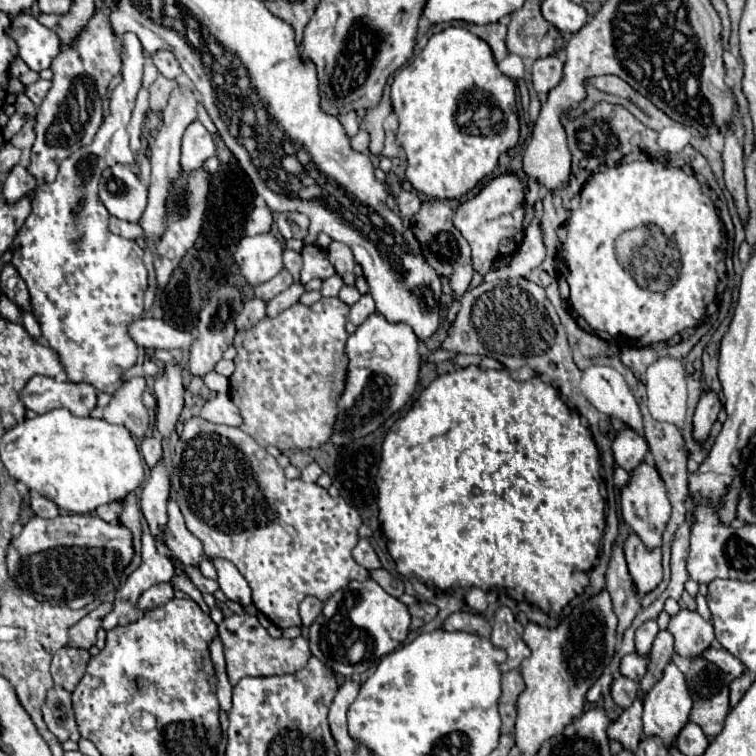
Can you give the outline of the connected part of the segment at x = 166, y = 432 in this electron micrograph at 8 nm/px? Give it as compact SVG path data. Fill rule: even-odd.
M167 365L165 371L155 379L157 399L157 431L161 437L171 437L183 409L185 387L181 379L181 365Z

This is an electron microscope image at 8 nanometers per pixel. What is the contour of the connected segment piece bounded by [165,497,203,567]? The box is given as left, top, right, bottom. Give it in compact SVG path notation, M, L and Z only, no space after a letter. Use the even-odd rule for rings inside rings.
M169 499L167 505L167 513L169 513L169 521L167 521L167 547L171 549L171 553L175 555L175 559L179 559L183 565L189 567L197 567L201 557L203 557L203 545L201 541L189 533L189 529L185 527L183 515L175 503L175 499Z

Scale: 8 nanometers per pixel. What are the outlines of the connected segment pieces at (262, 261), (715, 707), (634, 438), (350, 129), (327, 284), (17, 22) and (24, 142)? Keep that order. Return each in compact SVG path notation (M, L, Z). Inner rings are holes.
M271 235L243 237L237 251L235 263L241 269L245 281L255 287L273 279L283 269L283 245Z
M695 657L691 659L685 679L693 699L689 719L697 723L709 739L713 739L721 733L729 711L729 687L725 685L723 671L705 657Z
M623 429L613 441L613 455L619 467L631 473L645 459L649 447L643 437L639 437L633 429Z
M347 113L347 115L339 115L339 121L347 133L347 137L353 137L355 135L355 125L359 125L359 119L357 119L357 113Z
M333 275L333 277L329 277L329 279L323 281L321 295L323 295L323 297L337 297L339 291L341 291L341 287L343 287L341 275Z
M21 13L21 15L13 17L9 33L19 47L19 57L33 71L51 67L53 59L59 55L61 41L59 41L57 33L43 27L29 13Z
M23 115L23 119L25 119L25 123L23 123L23 127L21 127L21 131L11 139L11 143L17 147L17 149L21 149L21 165L29 165L29 155L31 155L31 147L33 147L33 141L35 141L35 133L33 133L33 129L35 129L35 117L29 117L29 115Z

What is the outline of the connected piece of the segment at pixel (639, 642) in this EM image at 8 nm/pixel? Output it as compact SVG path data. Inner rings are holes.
M647 621L635 631L635 647L637 647L637 653L641 653L641 657L647 657L657 633L659 633L657 621Z

